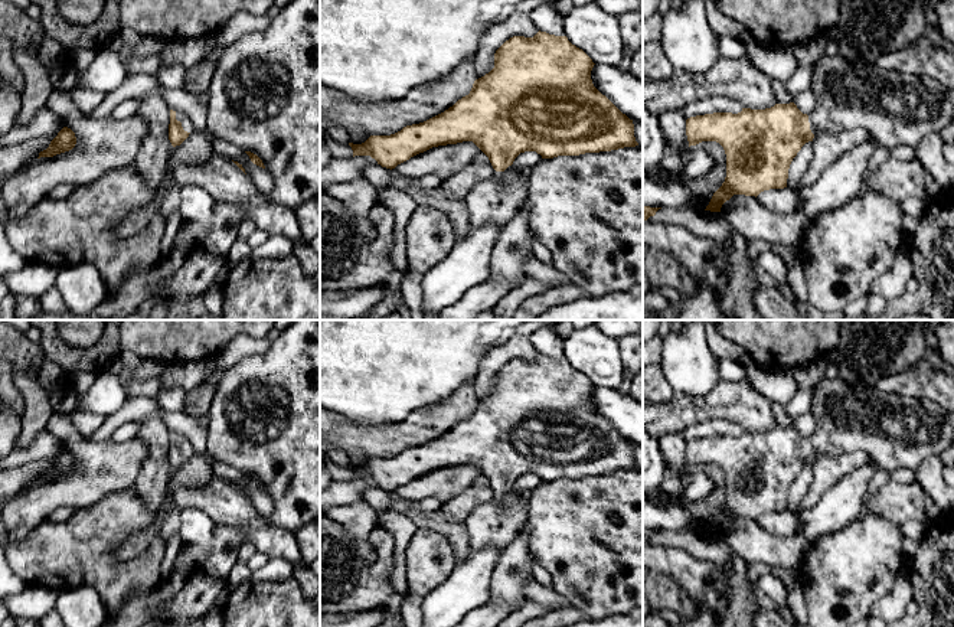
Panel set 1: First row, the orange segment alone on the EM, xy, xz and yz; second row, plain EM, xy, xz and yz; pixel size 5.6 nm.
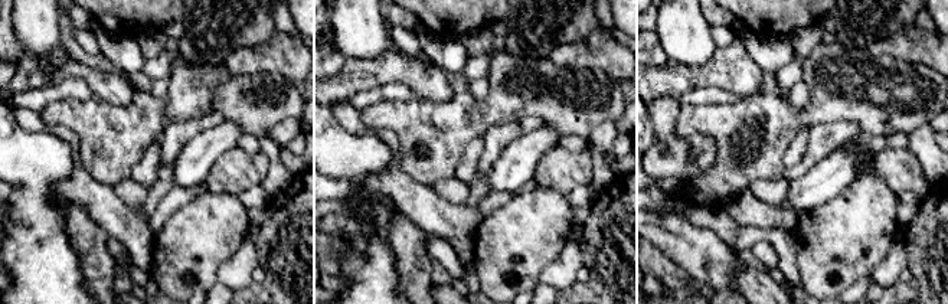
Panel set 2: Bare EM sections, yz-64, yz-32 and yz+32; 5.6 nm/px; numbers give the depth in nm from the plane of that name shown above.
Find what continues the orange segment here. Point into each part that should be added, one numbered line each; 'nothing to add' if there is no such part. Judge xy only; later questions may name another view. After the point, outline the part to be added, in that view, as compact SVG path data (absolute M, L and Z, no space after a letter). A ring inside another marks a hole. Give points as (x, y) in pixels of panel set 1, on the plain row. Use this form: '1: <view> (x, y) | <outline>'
1: xy (180, 440) | M176 434L176 443L182 445L182 450L183 450L184 454L192 455L193 451L192 451L192 447L190 447L187 438Z

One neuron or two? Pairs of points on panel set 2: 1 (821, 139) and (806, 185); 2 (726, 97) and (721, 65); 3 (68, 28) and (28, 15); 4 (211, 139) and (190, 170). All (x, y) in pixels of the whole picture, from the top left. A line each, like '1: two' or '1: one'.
1: two
2: two
3: two
4: one

